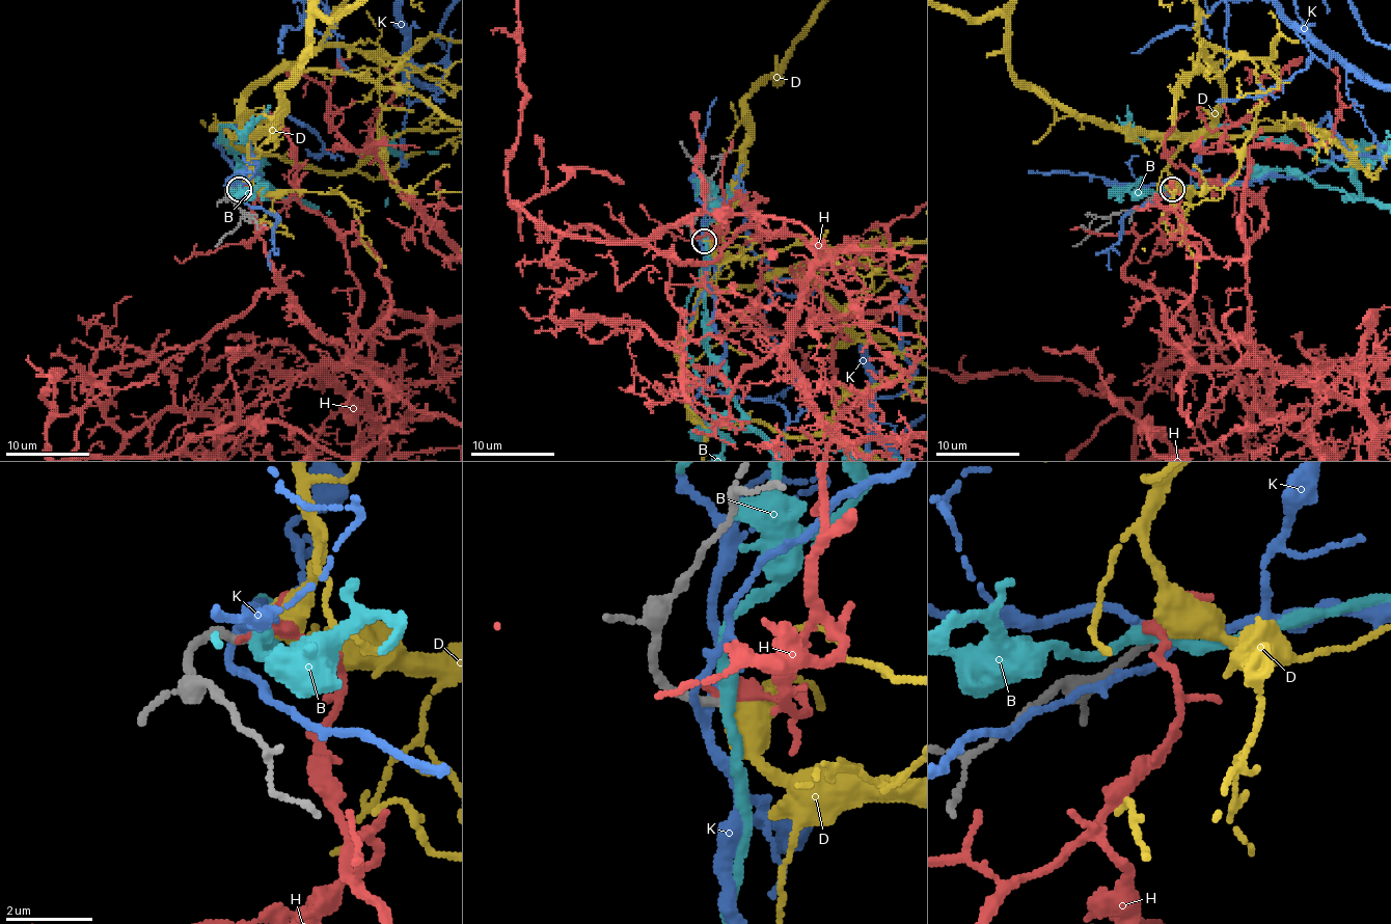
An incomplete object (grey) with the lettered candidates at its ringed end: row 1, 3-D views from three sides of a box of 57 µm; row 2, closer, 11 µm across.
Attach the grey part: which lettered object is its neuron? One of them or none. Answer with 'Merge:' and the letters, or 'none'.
Merge: D

